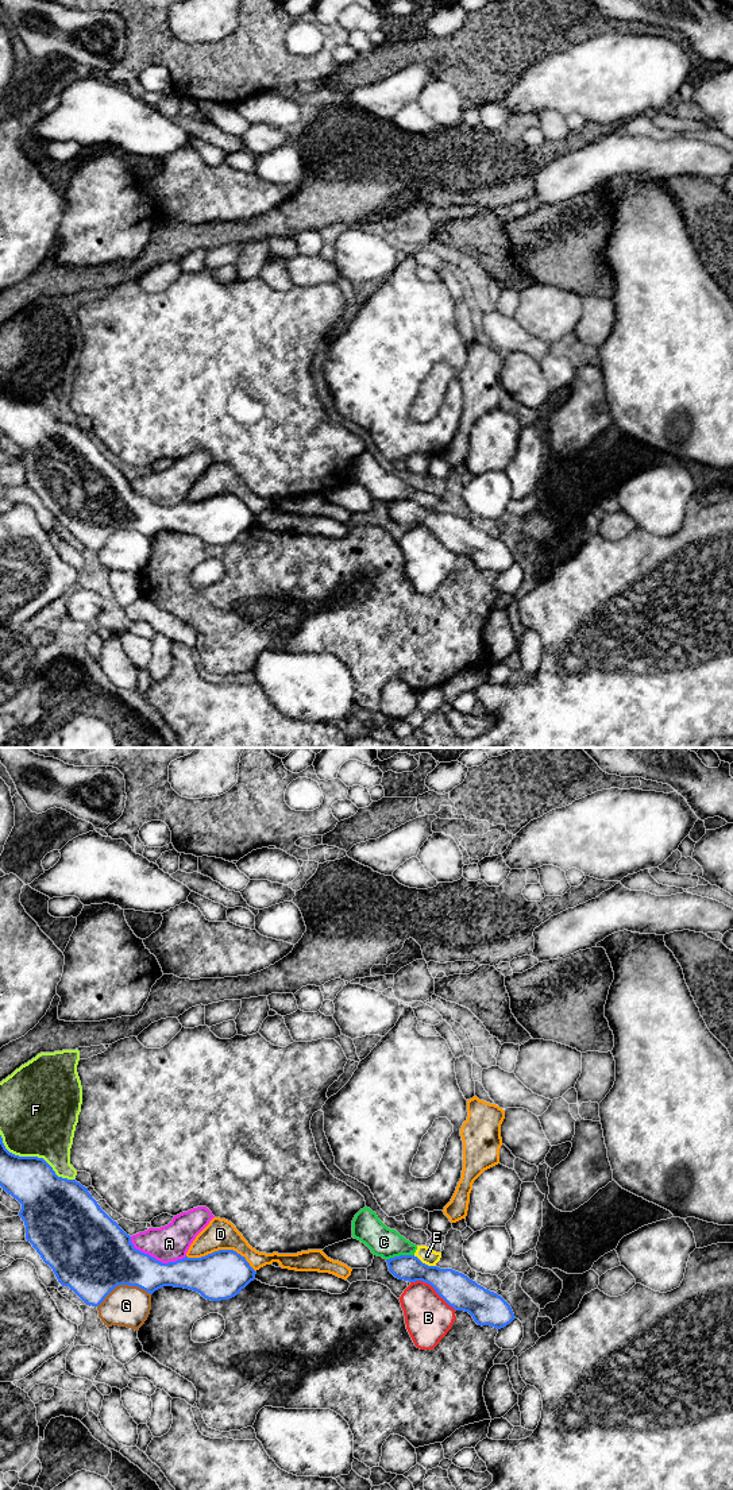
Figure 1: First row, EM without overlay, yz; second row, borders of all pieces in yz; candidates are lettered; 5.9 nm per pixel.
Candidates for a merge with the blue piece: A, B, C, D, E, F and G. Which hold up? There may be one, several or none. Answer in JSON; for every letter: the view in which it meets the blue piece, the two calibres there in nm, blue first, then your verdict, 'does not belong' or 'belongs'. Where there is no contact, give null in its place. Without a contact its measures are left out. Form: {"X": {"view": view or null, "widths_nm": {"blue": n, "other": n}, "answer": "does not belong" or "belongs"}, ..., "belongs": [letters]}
{"A": {"view": "yz", "widths_nm": {"blue": 300, "other": 220}, "answer": "does not belong"}, "B": {"view": "yz", "widths_nm": {"blue": 200, "other": 280}, "answer": "does not belong"}, "C": {"view": "yz", "widths_nm": {"blue": 160, "other": 180}, "answer": "does not belong"}, "D": {"view": "yz", "widths_nm": {"blue": 280, "other": 190}, "answer": "does not belong"}, "E": {"view": "yz", "widths_nm": {"blue": 200, "other": 90}, "answer": "does not belong"}, "F": {"view": "yz", "widths_nm": {"blue": 300, "other": 460}, "answer": "does not belong"}, "G": {"view": "yz", "widths_nm": {"blue": 460, "other": 240}, "answer": "does not belong"}, "belongs": []}

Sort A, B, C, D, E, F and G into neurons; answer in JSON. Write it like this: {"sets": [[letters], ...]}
{"sets": [["A"], ["B"], ["C", "E"], ["D"], ["F"], ["G"]]}

